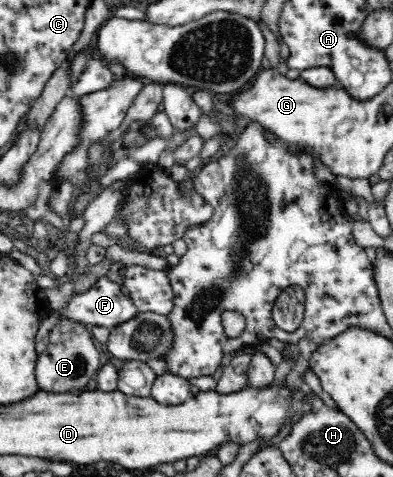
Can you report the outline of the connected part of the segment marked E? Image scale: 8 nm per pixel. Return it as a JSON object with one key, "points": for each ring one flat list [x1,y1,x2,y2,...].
{"points":[[61,318,53,329,49,345,38,355,35,367,37,388,53,393,69,393,73,389,84,390,93,375,101,367,101,353,95,348,93,337,88,328]]}

